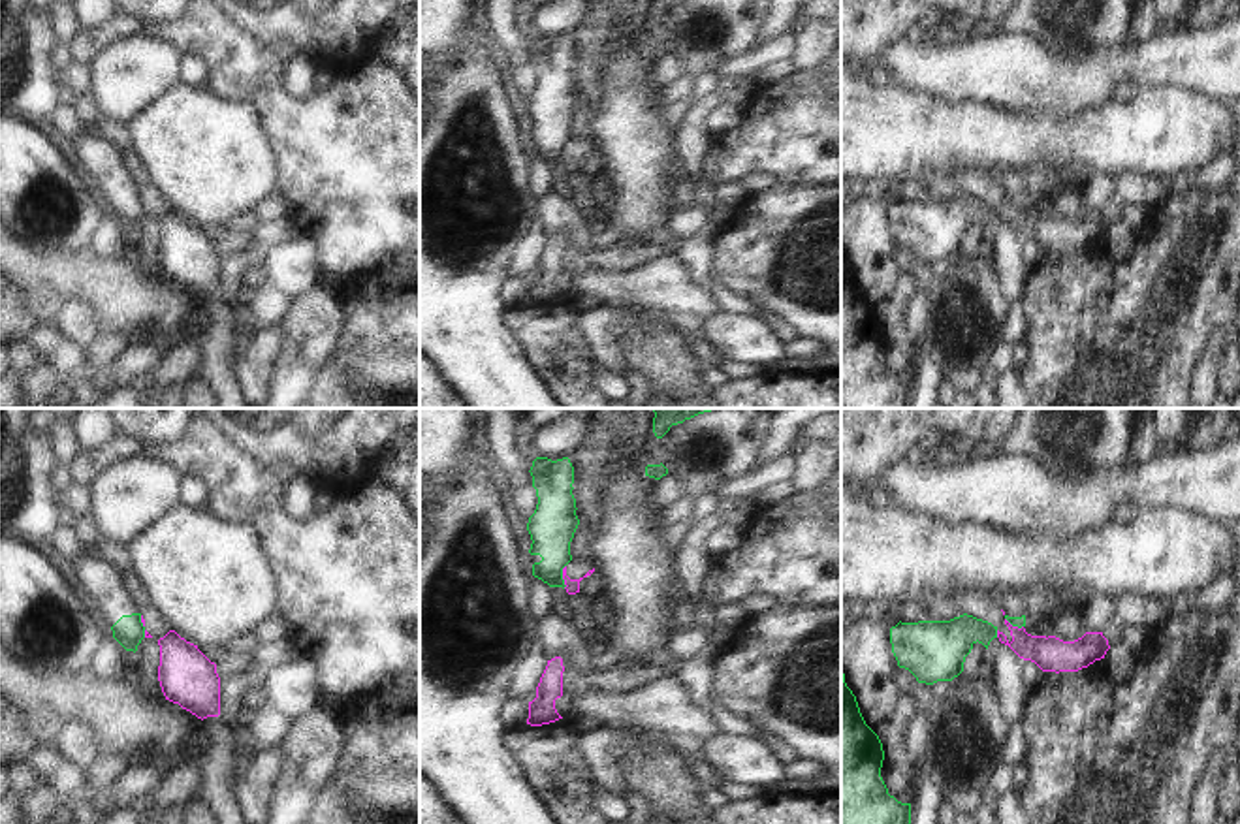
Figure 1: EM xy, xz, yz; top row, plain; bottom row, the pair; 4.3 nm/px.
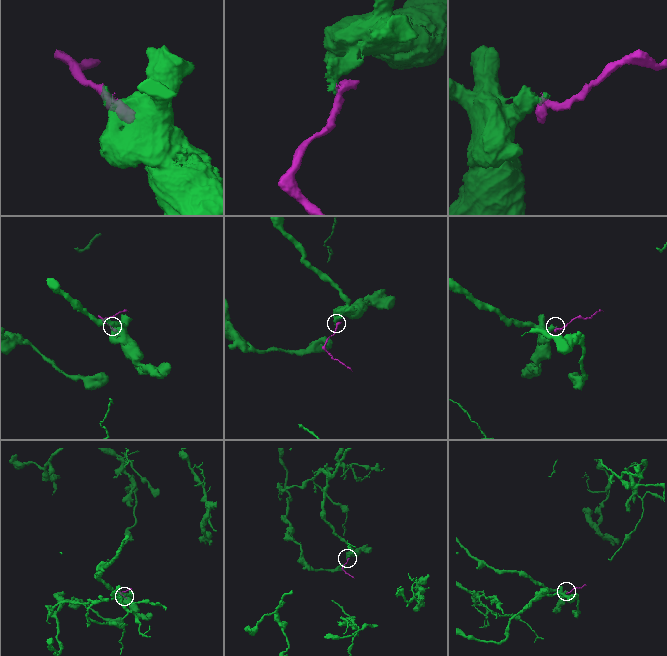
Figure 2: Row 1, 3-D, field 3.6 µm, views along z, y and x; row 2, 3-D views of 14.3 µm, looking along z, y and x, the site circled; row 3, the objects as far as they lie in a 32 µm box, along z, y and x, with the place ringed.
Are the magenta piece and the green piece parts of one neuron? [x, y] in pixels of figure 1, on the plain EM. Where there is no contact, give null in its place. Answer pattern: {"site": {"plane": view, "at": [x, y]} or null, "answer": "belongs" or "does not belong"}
{"site": {"plane": "xz", "at": [563, 155]}, "answer": "does not belong"}

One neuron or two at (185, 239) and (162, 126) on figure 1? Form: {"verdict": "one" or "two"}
{"verdict": "two"}

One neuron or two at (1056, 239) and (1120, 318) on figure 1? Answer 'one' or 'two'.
two

